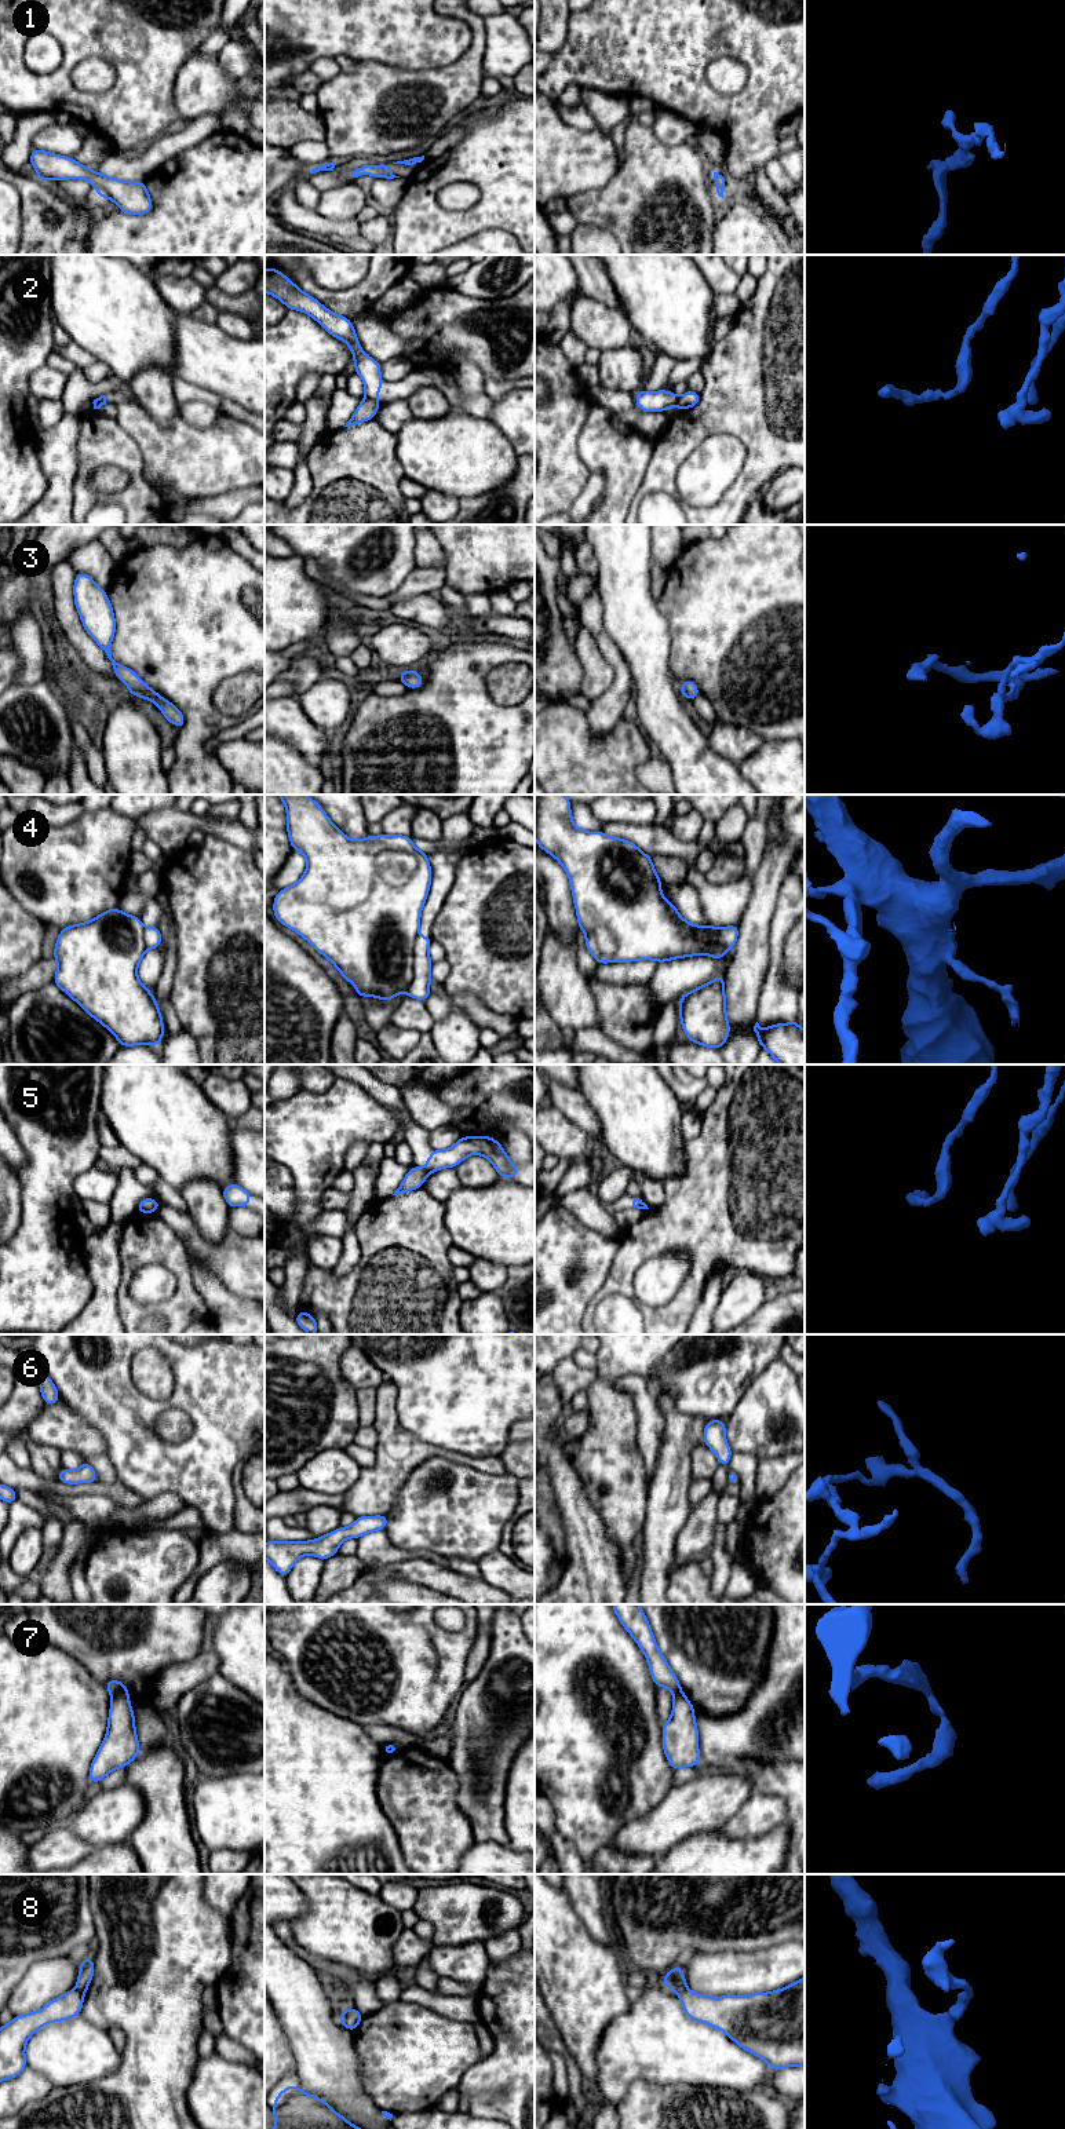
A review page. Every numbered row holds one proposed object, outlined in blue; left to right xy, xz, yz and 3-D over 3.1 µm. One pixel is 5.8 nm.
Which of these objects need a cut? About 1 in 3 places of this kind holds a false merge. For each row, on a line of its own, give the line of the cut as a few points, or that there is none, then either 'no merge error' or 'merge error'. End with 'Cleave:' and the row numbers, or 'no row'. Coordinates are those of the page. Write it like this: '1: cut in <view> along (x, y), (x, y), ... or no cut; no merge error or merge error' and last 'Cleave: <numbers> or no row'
1: no cut; no merge error
2: cut in xz along (365, 395), (375, 401); merge error
3: no cut; no merge error
4: cut in yz along (682, 928), (689, 937), (719, 942), (729, 949); merge error
5: cut in xz along (423, 1169), (429, 1172); merge error
6: no cut; no merge error
7: cut in xy along (127, 1693), (113, 1695); merge error
8: cut in yz along (686, 1989), (678, 1994); merge error
Cleave: 2, 4, 5, 7, 8

